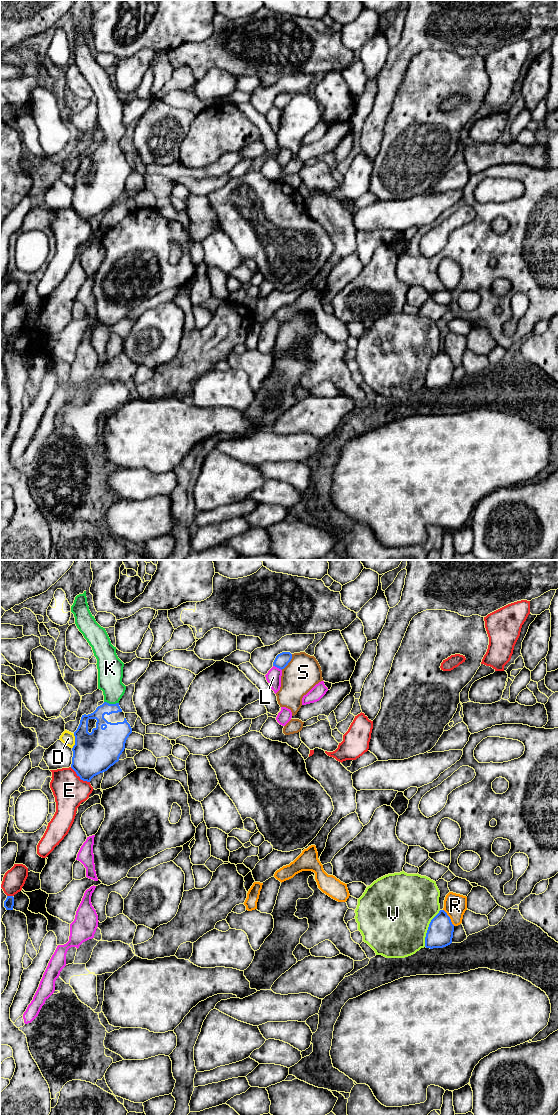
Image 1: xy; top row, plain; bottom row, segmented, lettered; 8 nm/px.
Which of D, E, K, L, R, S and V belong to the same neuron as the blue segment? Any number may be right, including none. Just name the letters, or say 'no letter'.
K

